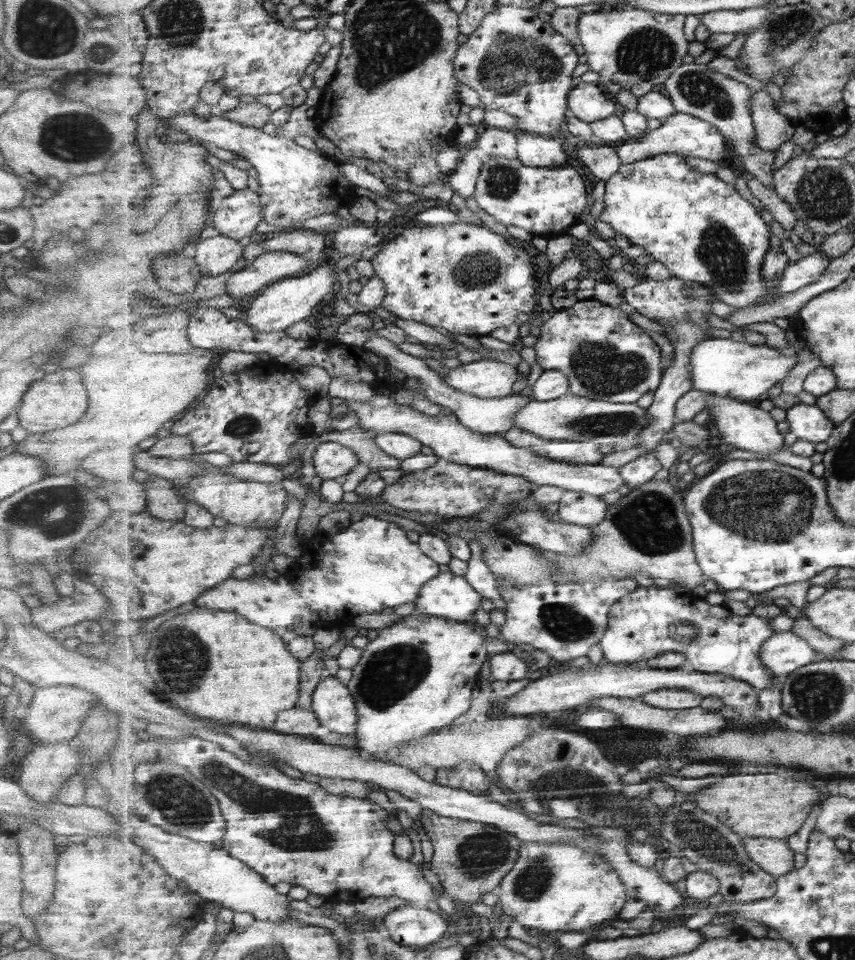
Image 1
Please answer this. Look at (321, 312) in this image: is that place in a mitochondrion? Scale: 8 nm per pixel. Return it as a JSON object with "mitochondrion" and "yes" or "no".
{"mitochondrion":"no"}

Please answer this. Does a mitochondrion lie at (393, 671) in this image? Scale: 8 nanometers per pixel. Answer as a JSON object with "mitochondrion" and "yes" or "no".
{"mitochondrion":"yes"}

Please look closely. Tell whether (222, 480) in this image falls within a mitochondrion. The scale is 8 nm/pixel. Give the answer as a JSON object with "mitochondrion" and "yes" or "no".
{"mitochondrion":"no"}

